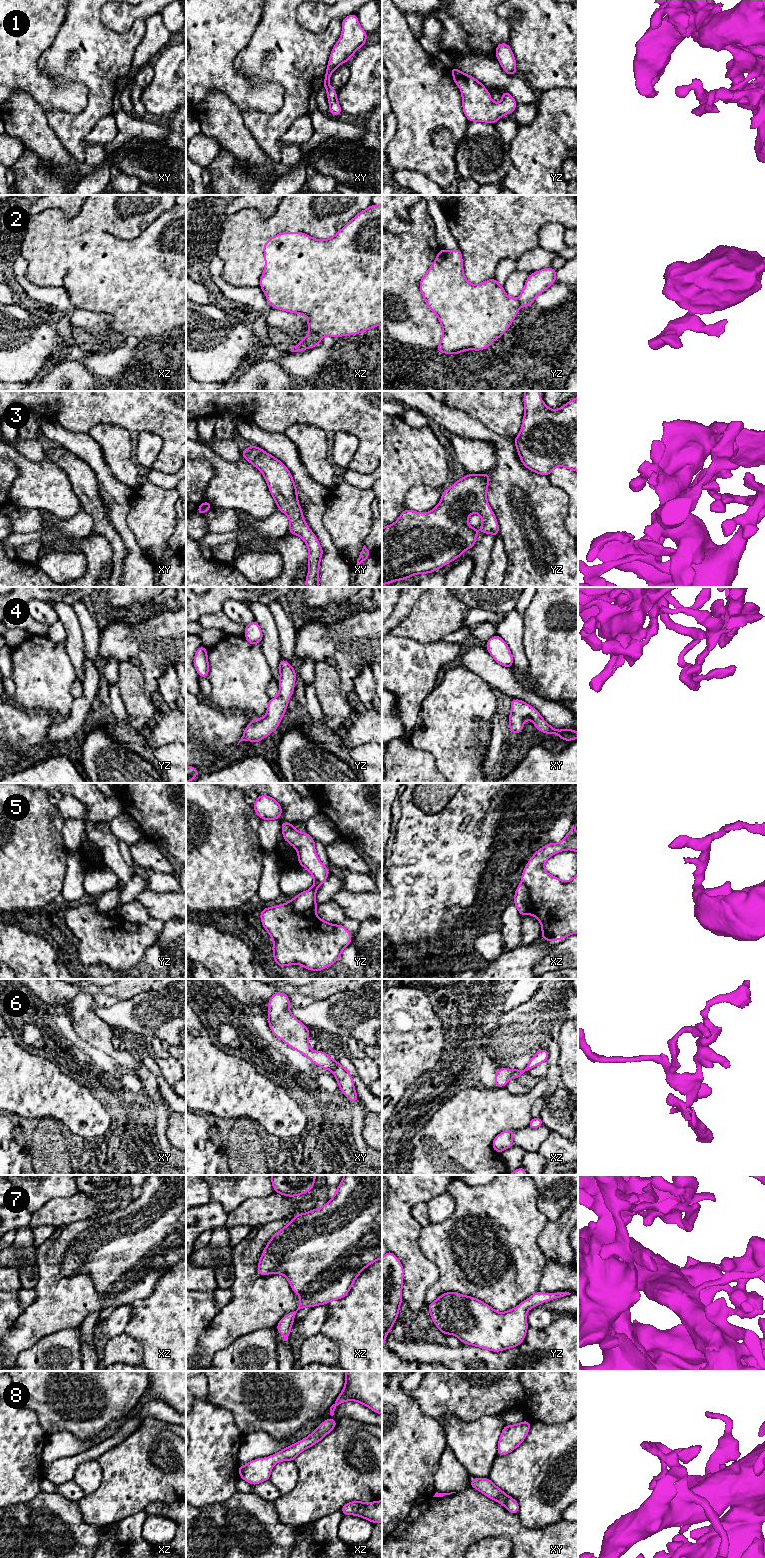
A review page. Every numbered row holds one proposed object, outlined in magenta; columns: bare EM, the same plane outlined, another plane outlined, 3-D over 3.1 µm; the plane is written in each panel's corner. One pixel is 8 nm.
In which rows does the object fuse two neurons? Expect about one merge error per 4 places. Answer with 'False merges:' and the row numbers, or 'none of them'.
False merges: 2, 5

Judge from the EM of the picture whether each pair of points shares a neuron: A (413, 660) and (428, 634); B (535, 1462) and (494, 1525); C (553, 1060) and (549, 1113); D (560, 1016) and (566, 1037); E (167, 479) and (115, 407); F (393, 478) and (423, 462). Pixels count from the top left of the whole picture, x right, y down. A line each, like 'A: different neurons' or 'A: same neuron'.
A: different neurons
B: different neurons
C: different neurons
D: different neurons
E: different neurons
F: same neuron

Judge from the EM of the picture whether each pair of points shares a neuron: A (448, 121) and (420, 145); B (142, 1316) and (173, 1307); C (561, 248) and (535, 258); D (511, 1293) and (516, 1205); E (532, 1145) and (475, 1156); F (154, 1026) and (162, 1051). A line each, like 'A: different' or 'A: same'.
A: same
B: same
C: same
D: same
E: different
F: same

